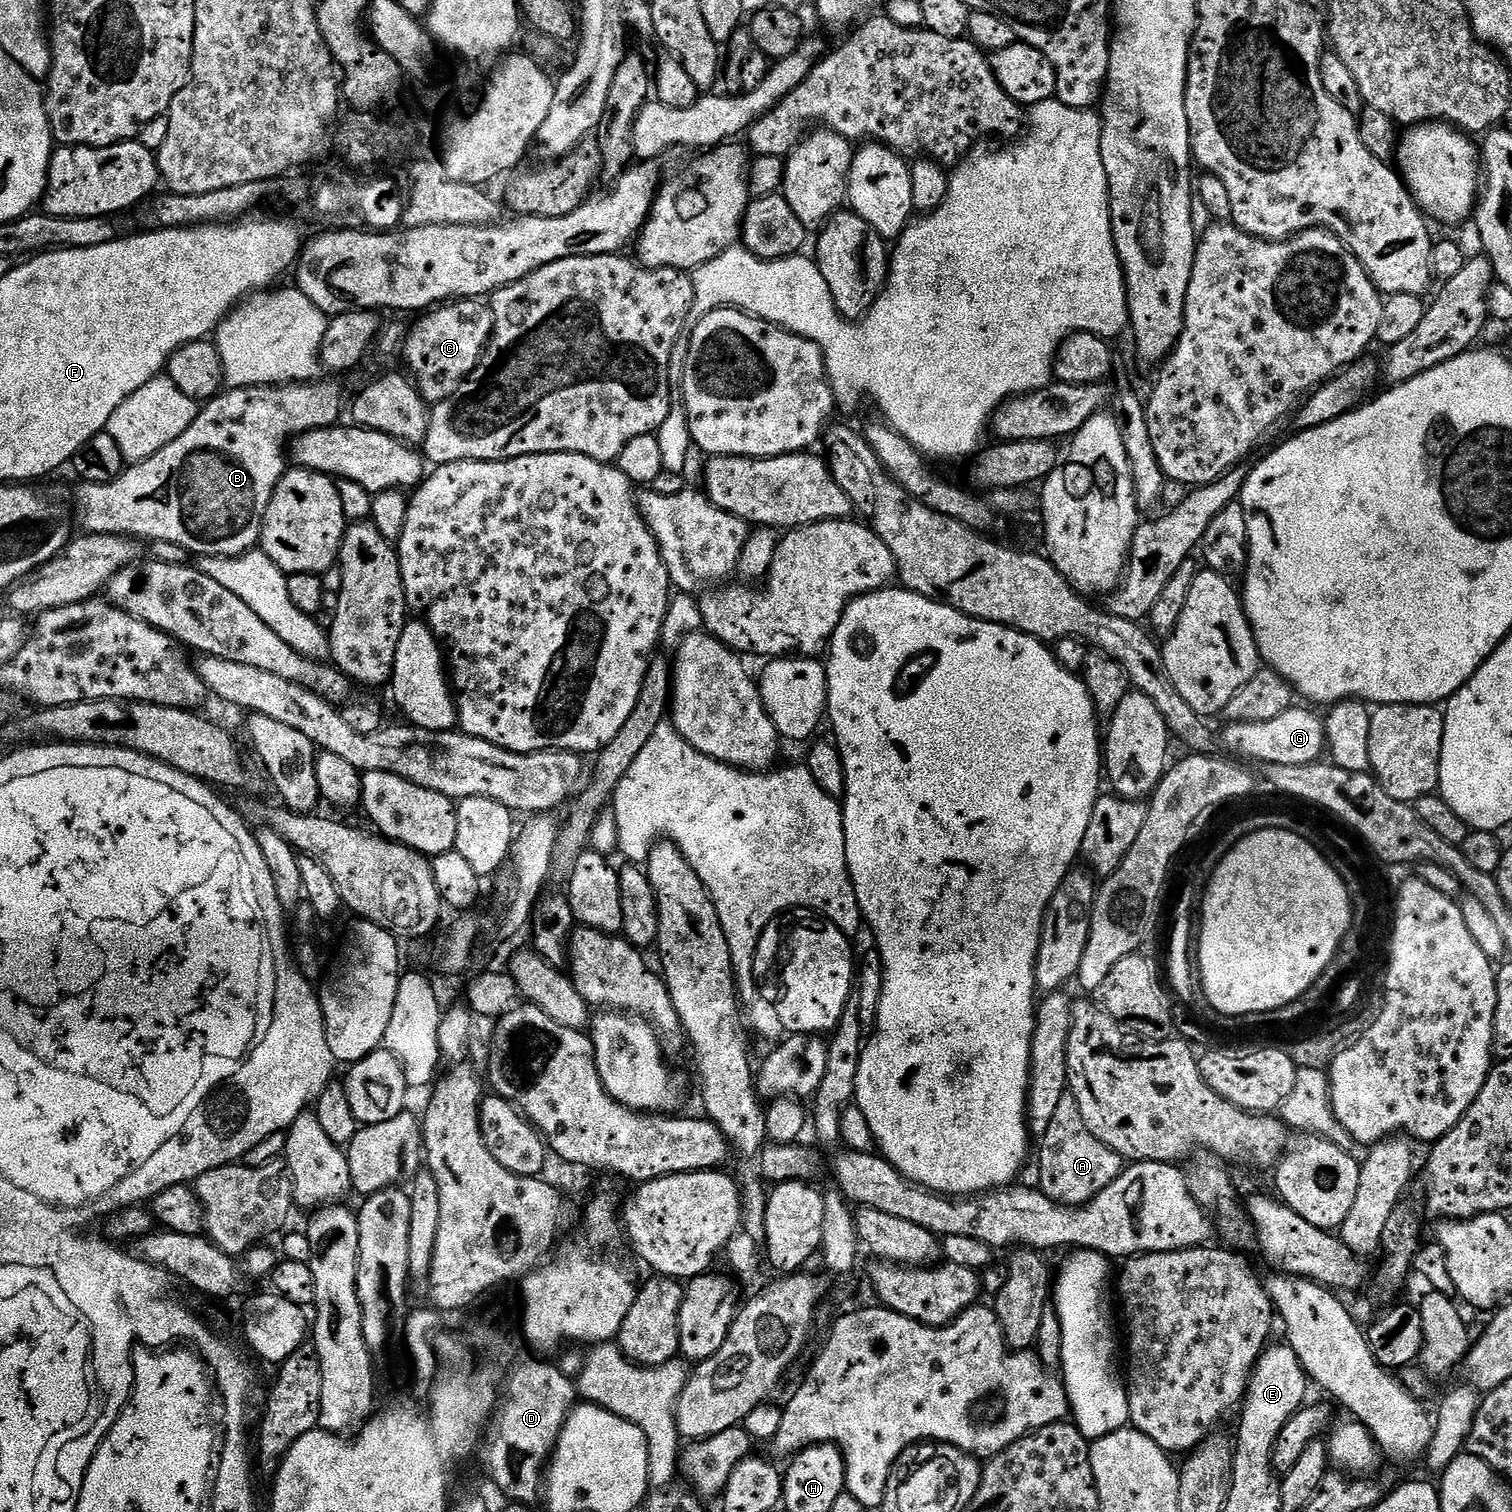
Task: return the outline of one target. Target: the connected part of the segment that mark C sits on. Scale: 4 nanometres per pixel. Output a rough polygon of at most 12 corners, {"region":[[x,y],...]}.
{"region":[[476,298],[429,311],[403,341],[429,405],[452,396],[492,339]]}

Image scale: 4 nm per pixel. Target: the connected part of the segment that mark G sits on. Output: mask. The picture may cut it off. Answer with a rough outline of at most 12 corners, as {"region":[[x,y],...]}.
{"region":[[1293,706],[1262,722],[1225,723],[1226,753],[1264,766],[1325,755],[1324,721]]}

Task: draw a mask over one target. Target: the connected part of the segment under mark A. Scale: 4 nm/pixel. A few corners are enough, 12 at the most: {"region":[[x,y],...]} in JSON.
{"region":[[1056,1111],[1039,1137],[1039,1191],[1095,1198],[1126,1167],[1082,1122]]}

